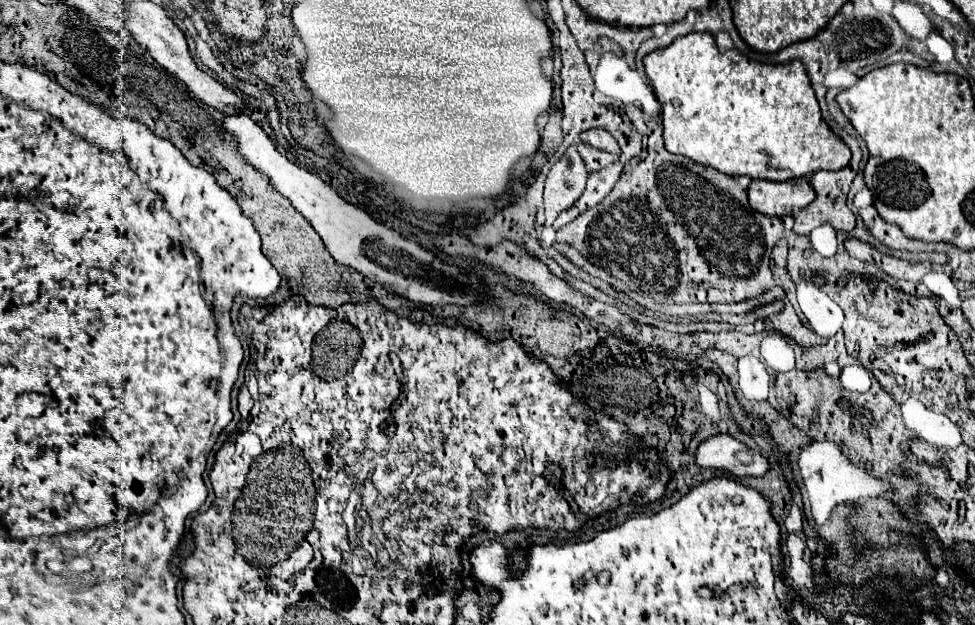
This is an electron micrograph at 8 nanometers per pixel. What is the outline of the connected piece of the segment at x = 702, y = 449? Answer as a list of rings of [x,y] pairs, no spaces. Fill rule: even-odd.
[[[717,434],[701,442],[697,456],[701,468],[725,470],[733,476],[763,476],[769,470],[769,460],[747,448],[729,434]]]

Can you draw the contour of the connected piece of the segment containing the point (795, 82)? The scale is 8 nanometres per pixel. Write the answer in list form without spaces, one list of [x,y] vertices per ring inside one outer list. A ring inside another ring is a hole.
[[[691,32],[665,48],[643,58],[645,72],[661,102],[665,146],[673,154],[683,154],[703,166],[717,168],[731,176],[749,176],[765,180],[791,180],[807,172],[839,170],[851,160],[847,144],[823,122],[819,102],[809,82],[803,62],[765,64],[747,58],[739,50],[719,52],[715,36],[709,32]]]

